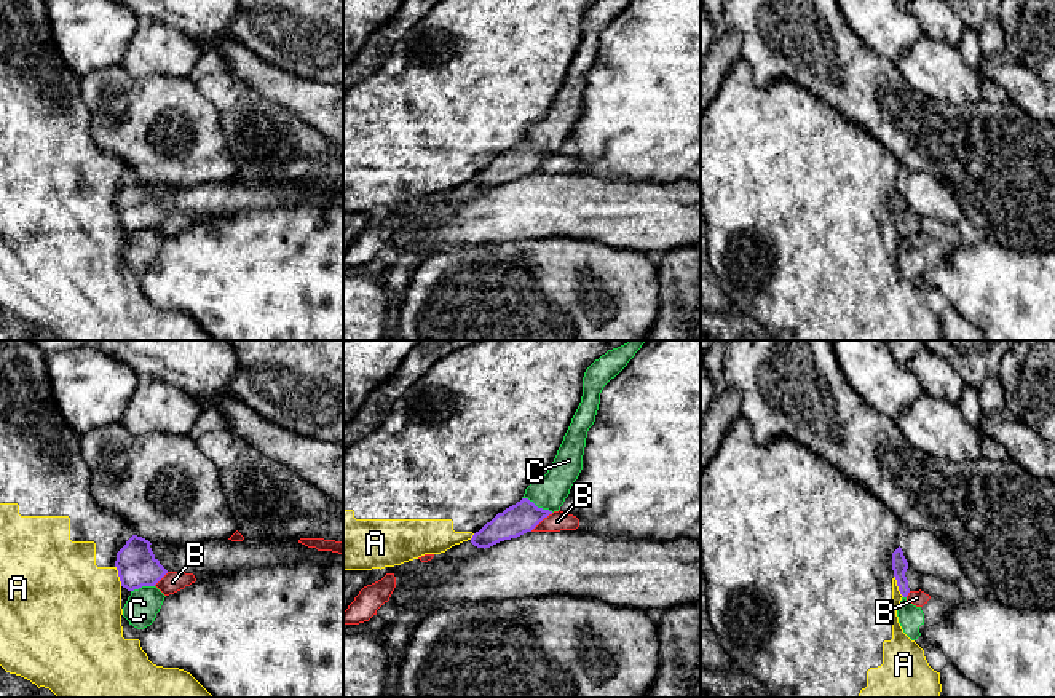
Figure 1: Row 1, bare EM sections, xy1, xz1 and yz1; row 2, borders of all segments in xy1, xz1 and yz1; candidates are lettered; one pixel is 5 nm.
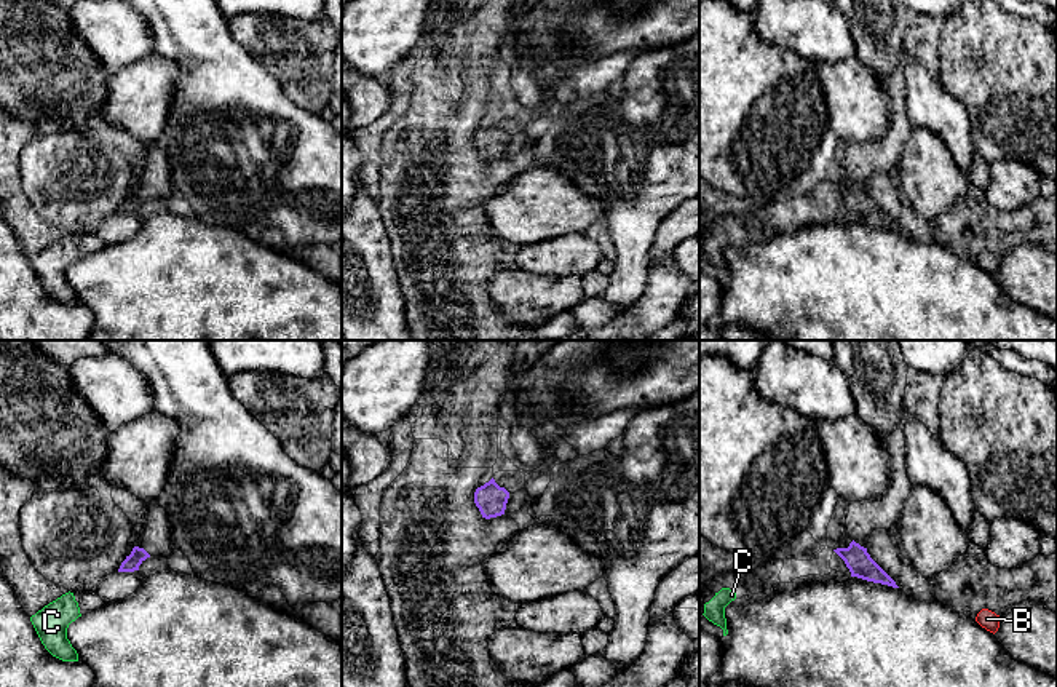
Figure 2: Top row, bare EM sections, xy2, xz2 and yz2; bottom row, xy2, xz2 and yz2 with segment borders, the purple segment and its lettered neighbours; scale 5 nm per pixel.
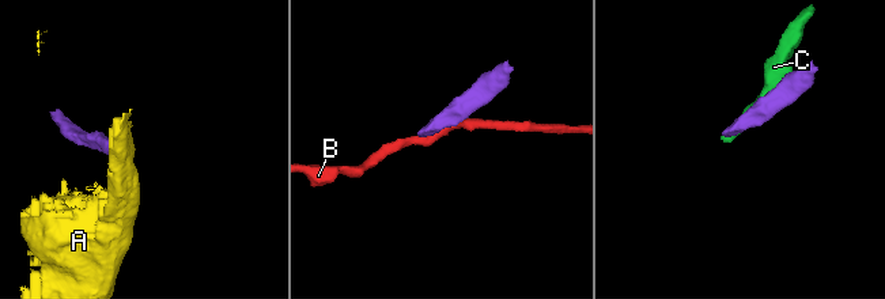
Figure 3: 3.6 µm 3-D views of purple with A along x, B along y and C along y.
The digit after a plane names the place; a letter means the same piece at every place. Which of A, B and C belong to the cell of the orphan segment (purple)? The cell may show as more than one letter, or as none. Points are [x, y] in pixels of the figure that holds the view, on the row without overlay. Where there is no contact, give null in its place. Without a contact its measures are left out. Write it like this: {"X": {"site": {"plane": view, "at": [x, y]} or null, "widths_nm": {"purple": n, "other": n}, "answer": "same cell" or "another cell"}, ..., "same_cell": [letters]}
{"A": {"site": {"plane": "yz1", "at": [897, 227]}, "widths_nm": {"purple": 80, "other": 60}, "answer": "another cell"}, "B": {"site": {"plane": "xz1", "at": [541, 162]}, "widths_nm": {"purple": 160, "other": 100}, "answer": "another cell"}, "C": {"site": {"plane": "xz1", "at": [537, 149]}, "widths_nm": {"purple": 160, "other": 170}, "answer": "another cell"}, "same_cell": []}

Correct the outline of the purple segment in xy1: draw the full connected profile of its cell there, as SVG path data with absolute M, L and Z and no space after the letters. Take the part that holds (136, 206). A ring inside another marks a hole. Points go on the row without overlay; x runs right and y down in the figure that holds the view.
M132 177L126 187L117 195L115 209L121 228L128 233L142 228L155 228L168 212L155 200L150 184Z

